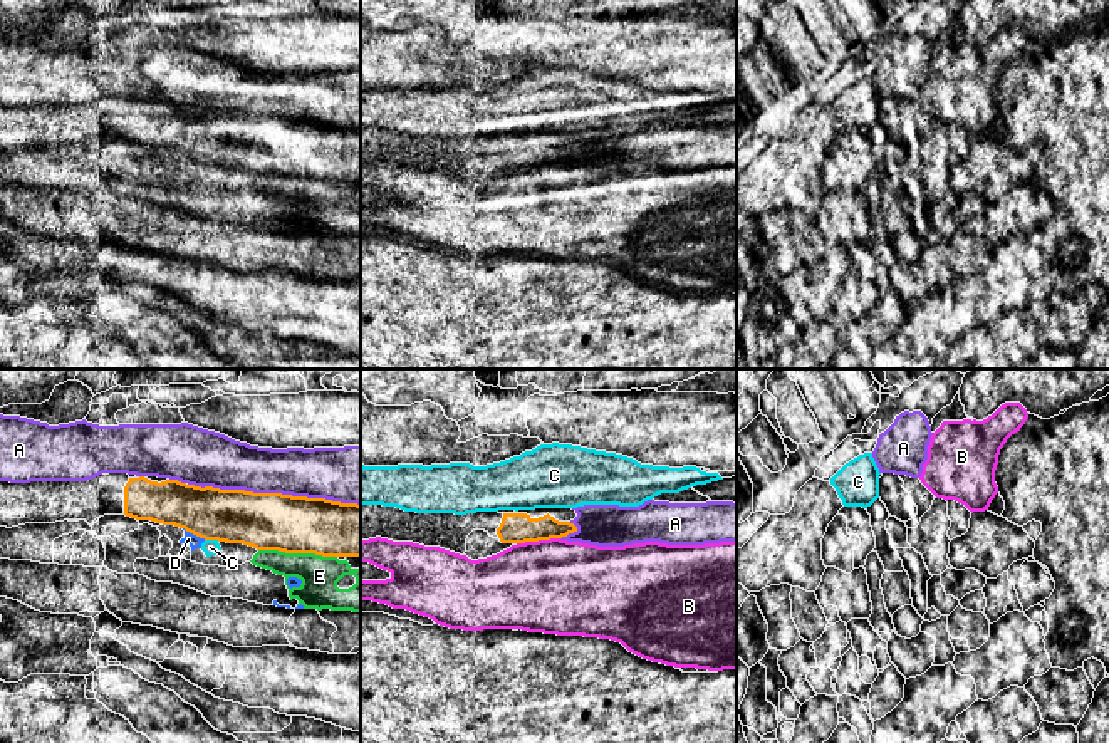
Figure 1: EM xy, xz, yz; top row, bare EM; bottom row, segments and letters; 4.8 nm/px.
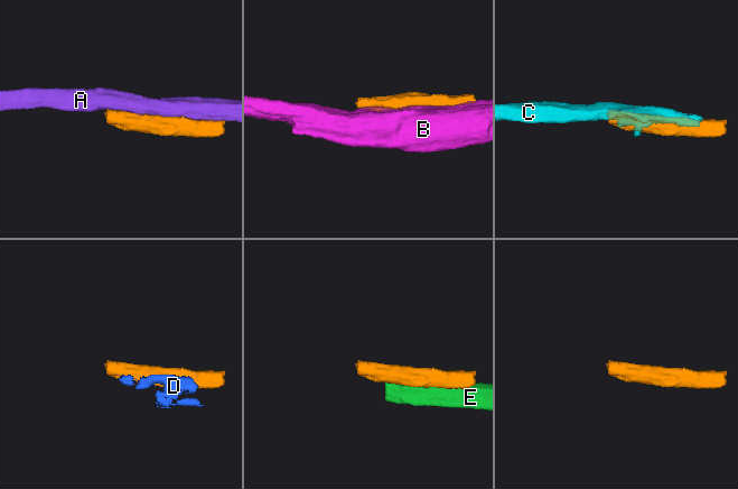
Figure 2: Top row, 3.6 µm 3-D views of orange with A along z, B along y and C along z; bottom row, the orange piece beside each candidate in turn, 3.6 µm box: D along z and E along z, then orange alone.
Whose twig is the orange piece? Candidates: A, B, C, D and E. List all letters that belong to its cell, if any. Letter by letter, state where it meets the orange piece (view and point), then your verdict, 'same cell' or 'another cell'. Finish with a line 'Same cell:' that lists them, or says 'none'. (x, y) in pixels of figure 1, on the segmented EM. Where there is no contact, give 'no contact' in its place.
A: xy (274, 493) | another cell
B: xz (537, 540) | another cell
C: xy (212, 539) | another cell
D: xy (195, 534) | another cell
E: xy (297, 552) | another cell
Same cell: none

